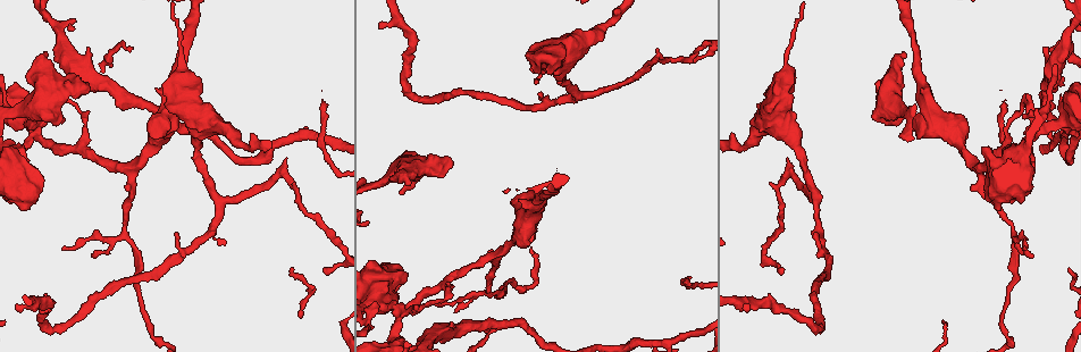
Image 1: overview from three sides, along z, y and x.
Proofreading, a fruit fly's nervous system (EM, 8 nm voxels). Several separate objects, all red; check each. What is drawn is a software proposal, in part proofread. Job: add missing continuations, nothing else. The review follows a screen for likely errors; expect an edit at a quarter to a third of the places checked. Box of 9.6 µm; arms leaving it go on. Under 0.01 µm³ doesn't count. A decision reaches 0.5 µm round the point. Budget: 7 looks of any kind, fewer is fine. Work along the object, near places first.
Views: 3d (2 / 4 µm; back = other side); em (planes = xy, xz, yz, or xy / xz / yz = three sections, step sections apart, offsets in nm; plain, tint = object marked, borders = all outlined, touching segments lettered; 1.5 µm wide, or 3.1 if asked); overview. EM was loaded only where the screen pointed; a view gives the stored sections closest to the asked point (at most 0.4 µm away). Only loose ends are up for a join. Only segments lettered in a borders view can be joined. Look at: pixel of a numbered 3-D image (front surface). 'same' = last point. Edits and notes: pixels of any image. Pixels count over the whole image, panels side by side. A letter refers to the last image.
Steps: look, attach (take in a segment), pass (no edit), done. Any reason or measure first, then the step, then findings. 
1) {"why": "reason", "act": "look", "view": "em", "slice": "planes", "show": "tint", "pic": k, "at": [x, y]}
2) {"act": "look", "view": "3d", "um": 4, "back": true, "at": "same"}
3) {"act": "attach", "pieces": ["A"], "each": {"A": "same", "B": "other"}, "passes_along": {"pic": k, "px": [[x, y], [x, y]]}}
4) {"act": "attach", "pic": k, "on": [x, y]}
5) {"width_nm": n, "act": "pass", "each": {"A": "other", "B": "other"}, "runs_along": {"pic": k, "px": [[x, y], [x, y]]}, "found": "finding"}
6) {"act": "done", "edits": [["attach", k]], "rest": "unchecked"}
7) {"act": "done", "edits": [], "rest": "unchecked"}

{"why": "stops while still wide", "act": "look", "view": "3d", "um": 4, "pic": 1, "at": [1000, 207]}

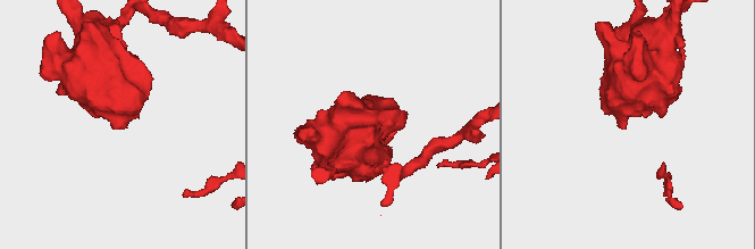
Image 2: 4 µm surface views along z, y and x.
{"act": "look", "view": "em", "um": 3.1, "slice": "xz", "step": 16, "show": "plain", "pic": 2, "at": [624, 125]}

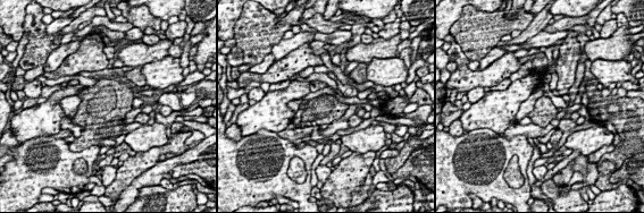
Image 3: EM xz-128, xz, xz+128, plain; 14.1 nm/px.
{"act": "look", "view": "em", "um": 3.1, "slice": "xz", "step": 16, "show": "borders", "at": "same"}

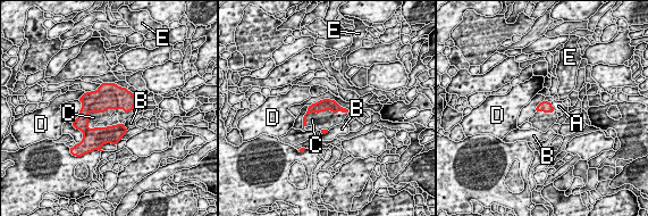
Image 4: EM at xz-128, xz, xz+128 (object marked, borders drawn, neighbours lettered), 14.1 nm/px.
{"act": "pass", "each": {"A": "other", "B": "other", "C": "other", "D": "other", "E": "other"}, "border": {"pic": 4, "px": [[132, 110], [91, 111], [86, 127]]}, "found": "none of them fits"}

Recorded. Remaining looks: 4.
{"why": "thick end", "act": "look", "view": "3d", "um": 4, "pic": 1, "at": [409, 184]}

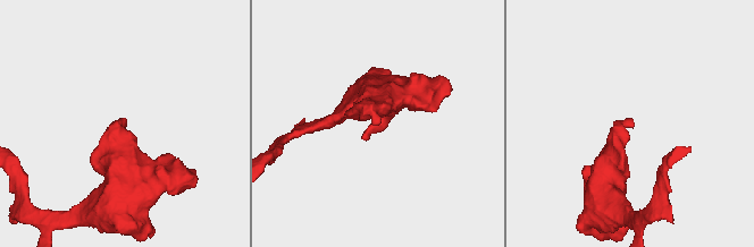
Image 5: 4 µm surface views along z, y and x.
{"why": "need the tissue", "act": "look", "view": "em", "um": 3.1, "slice": "planes", "show": "borders", "pic": 5, "at": [633, 128]}

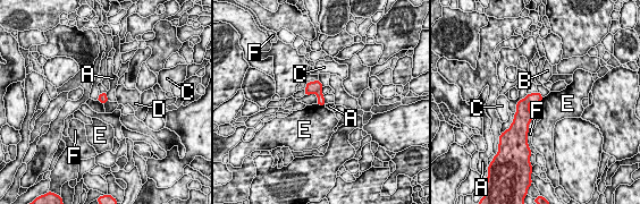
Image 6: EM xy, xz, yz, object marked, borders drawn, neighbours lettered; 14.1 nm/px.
{"act": "pass", "each": {"A": "other", "B": "other", "C": "other", "D": "other", "E": "other", "F": "other"}, "border": {"pic": 6, "px": [[317, 103], [325, 105]]}, "found": "no lettered segment goes on from it"}

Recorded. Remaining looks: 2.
{"act": "done", "edits": [], "rest": "unchecked"}

